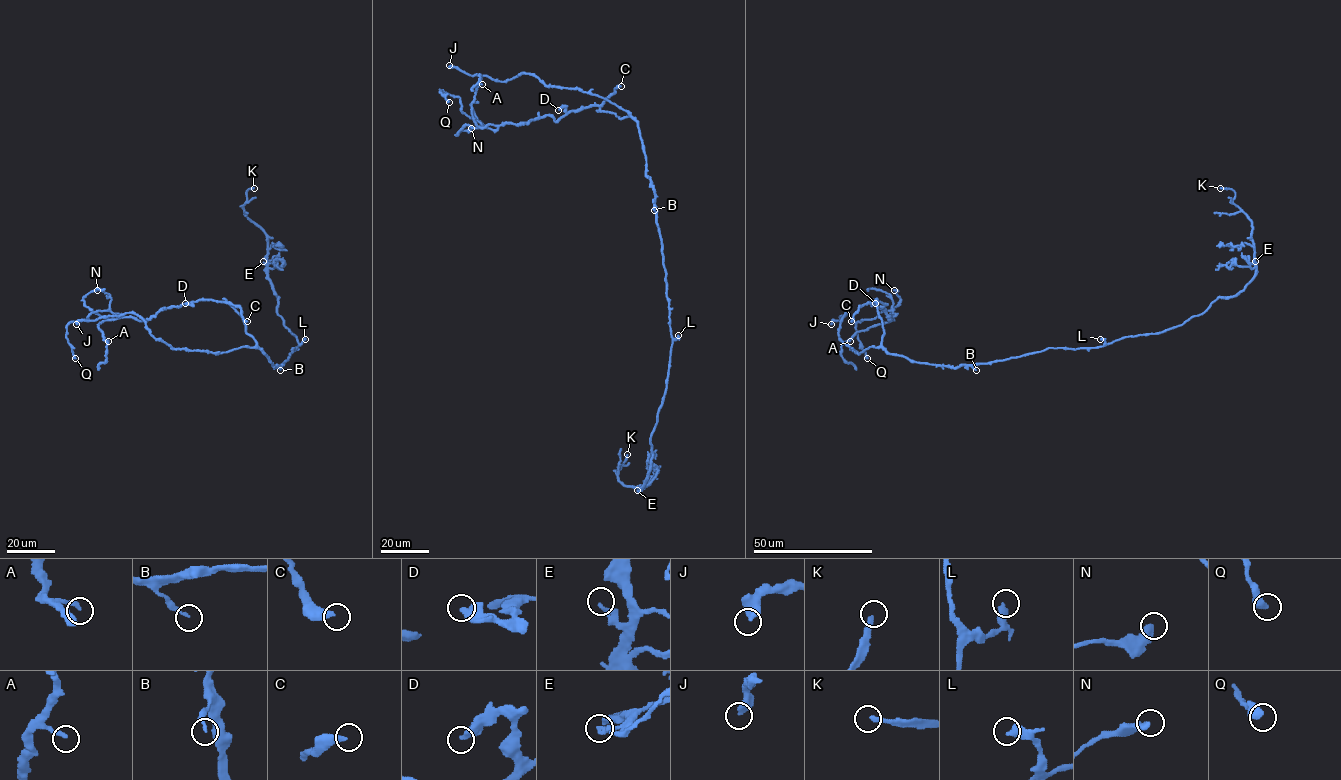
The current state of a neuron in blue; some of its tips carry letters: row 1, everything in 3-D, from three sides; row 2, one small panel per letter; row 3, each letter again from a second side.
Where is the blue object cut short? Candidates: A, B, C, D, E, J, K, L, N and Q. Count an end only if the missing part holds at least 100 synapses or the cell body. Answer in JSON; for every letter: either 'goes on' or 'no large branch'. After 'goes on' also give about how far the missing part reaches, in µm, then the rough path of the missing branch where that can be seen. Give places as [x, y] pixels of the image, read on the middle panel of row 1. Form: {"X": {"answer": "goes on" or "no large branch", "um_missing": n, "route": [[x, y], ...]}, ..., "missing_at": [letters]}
{"A": {"answer": "no large branch"}, "B": {"answer": "no large branch"}, "C": {"answer": "no large branch"}, "D": {"answer": "no large branch"}, "E": {"answer": "no large branch"}, "J": {"answer": "no large branch"}, "K": {"answer": "goes on", "um_missing": 15, "route": [[627, 454], [624, 447], [624, 434], [627, 434]]}, "L": {"answer": "no large branch"}, "N": {"answer": "no large branch"}, "Q": {"answer": "no large branch"}, "missing_at": ["K"]}

